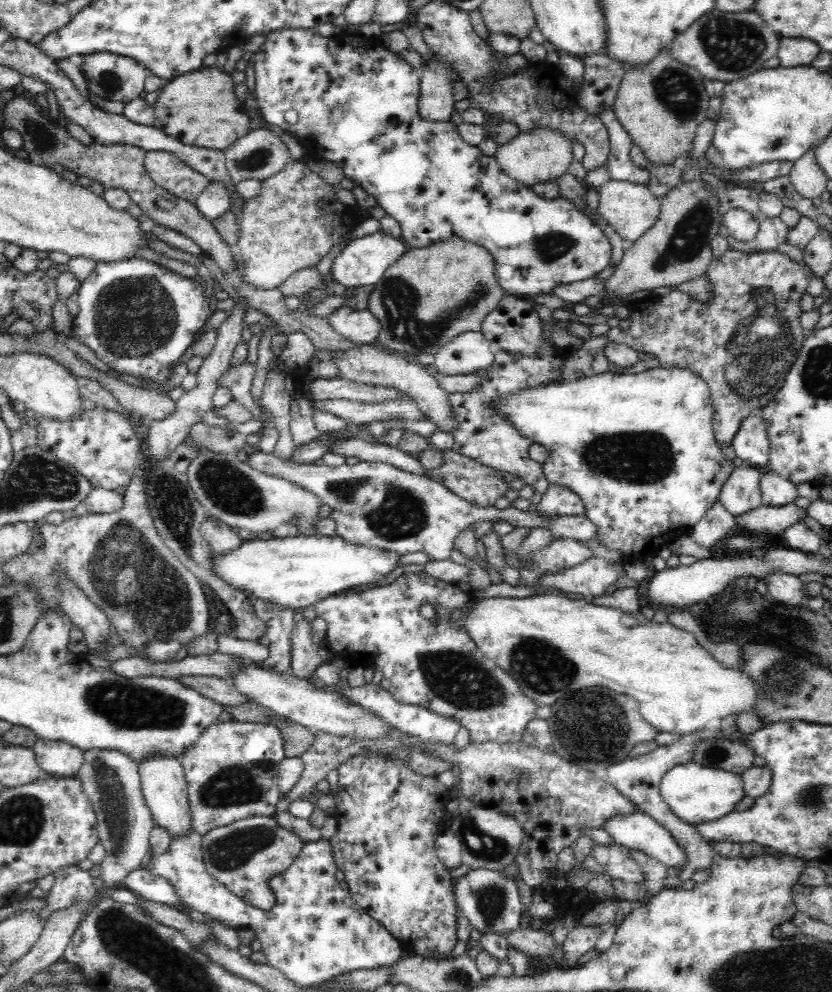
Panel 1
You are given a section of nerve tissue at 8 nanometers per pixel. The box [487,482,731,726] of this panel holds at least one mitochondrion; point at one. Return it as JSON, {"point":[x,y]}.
{"point":[545,670]}

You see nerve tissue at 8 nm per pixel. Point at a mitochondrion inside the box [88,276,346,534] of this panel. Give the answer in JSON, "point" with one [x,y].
{"point":[228,488]}

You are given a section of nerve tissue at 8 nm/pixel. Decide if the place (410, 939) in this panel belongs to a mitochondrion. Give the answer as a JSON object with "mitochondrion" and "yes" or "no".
{"mitochondrion":"no"}

